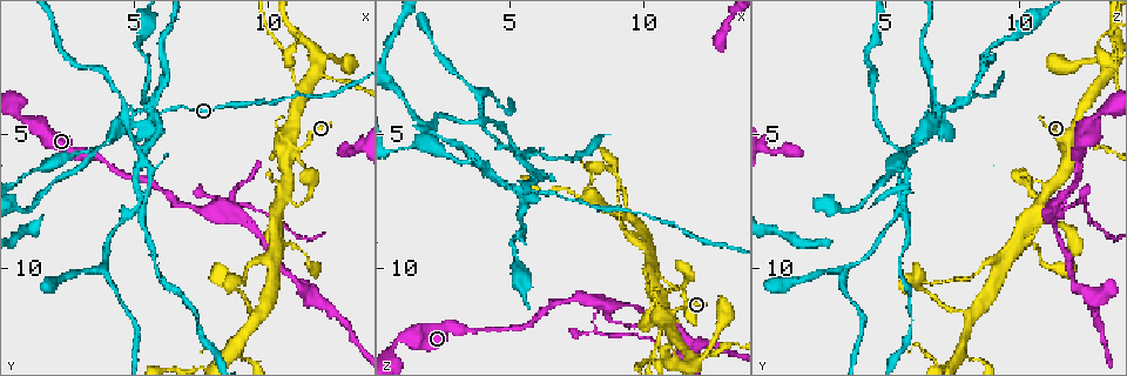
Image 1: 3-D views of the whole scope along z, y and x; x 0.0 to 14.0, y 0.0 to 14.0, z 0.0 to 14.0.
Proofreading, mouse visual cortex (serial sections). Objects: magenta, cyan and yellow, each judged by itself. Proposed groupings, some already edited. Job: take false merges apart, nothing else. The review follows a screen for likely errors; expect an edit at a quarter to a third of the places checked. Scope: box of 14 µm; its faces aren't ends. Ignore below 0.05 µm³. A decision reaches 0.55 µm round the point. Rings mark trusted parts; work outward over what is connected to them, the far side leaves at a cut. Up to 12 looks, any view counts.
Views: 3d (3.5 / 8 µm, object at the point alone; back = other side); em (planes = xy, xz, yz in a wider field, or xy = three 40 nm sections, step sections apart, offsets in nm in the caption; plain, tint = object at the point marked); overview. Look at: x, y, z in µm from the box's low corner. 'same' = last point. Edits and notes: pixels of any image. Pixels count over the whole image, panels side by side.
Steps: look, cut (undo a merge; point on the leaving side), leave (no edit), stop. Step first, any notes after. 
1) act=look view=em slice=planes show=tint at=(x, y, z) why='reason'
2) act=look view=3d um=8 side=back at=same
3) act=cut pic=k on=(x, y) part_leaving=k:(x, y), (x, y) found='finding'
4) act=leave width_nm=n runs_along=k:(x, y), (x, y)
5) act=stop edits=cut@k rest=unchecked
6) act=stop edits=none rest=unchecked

act=look view=3d um=8 at=(8.2, 7.4, 12.2) why='arms part here'

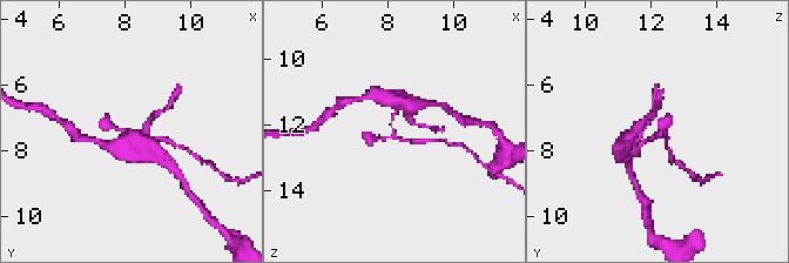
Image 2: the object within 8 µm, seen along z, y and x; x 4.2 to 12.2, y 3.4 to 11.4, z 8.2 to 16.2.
act=look view=em slice=xy step=5 show=tint at=(8.1, 7.5, 12.3)

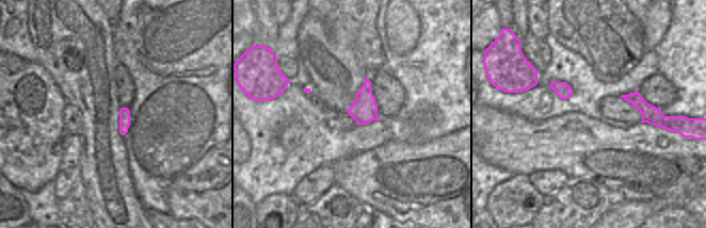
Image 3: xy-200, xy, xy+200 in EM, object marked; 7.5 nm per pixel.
act=leave runs_along=2:(628, 147), (655, 135), (667, 137) found='all the same cell'

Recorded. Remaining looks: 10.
act=look view=3d um=3.5 side=back at=(12.5, 3.0, 13.2) why='narrows sharply'

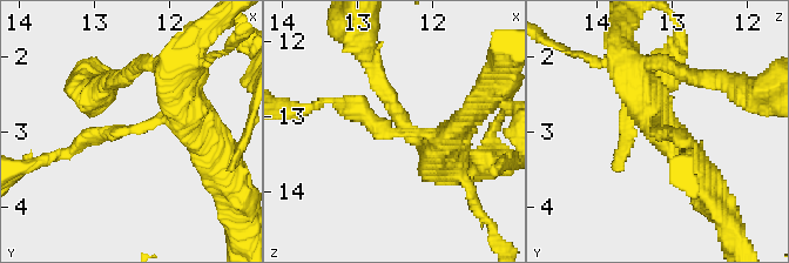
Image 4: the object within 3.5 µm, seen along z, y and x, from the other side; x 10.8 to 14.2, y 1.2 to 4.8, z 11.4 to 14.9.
act=look view=em slice=planes show=plain at=(12.50, 2.95, 13.20)

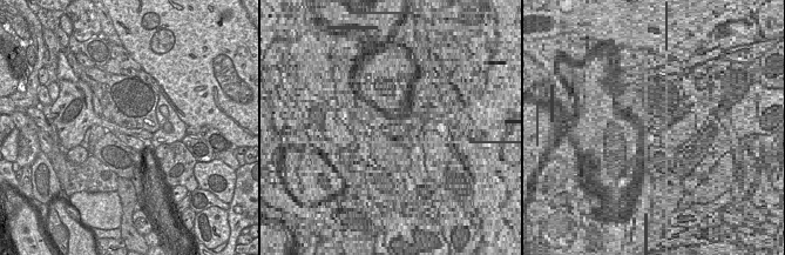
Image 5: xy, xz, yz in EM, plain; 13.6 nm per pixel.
act=look view=em slice=planes show=tint at=same why='where the object lies'

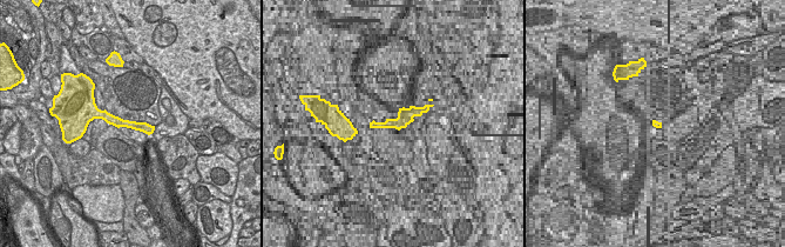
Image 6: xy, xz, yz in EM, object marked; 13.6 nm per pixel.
act=leave arm_widths_nm=200,400 runs_along=4:(191, 120), (184, 106), (66, 149) found='one cell here'

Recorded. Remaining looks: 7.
act=look view=3d um=3.5 at=(10.8, 2.2, 13.3) why='abrupt turn'

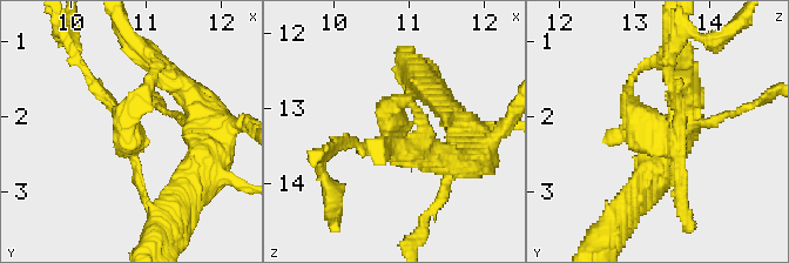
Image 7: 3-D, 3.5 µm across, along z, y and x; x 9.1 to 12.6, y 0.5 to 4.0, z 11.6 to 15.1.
act=look view=em slice=xy step=1 show=tint at=(10.75, 2.30, 13.30)

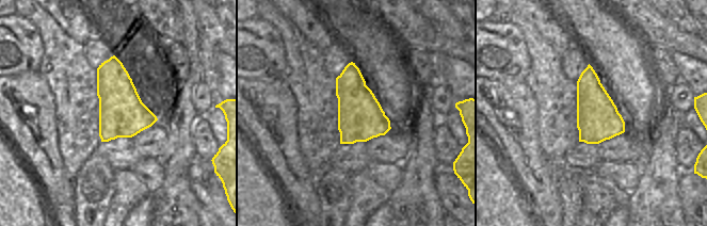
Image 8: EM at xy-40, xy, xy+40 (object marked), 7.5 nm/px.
act=look view=em slice=xy step=5 show=tint at=same

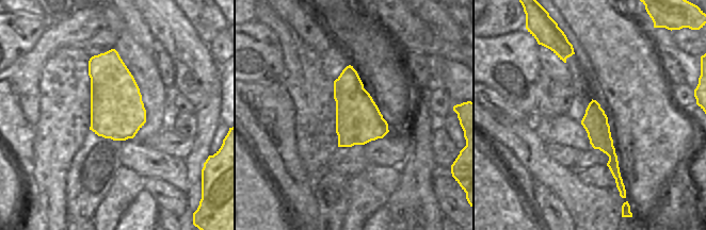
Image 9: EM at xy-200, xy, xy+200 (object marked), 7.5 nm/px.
act=cut pic=7 on=(143, 195) found='a second cell is stuck on'

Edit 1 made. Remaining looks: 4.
act=look view=overview

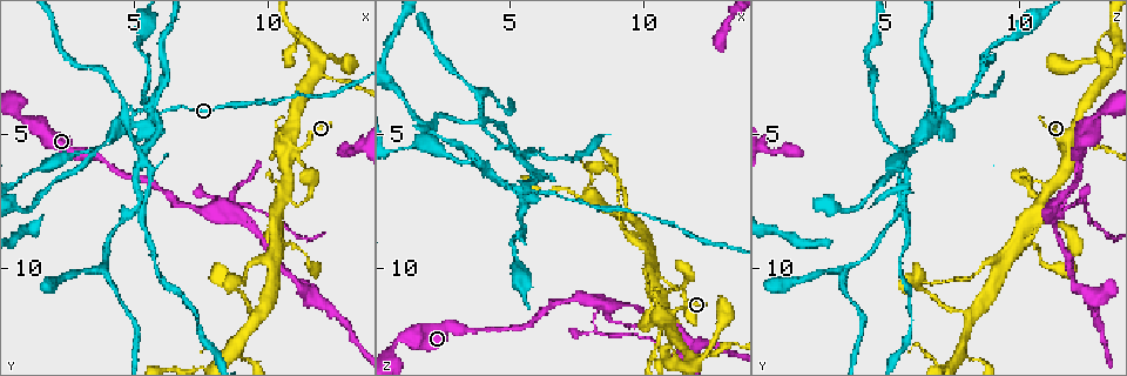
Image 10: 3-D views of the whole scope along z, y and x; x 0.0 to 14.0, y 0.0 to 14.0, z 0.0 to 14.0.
act=look view=3d um=8 at=(10.2, 9.9, 9.4) why='three arms meet'

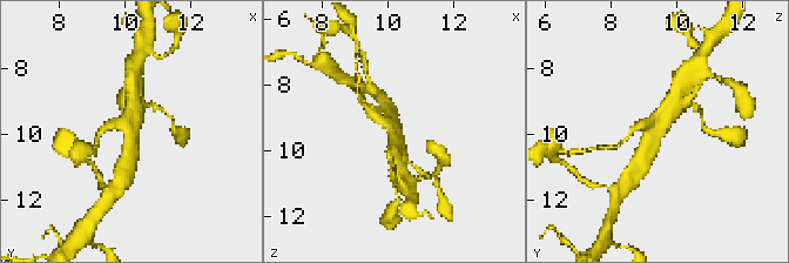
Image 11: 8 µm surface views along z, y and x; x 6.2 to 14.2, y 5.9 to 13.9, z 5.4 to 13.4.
act=look view=3d um=3.5 side=back at=(10.3, 9.9, 9.4) why='zoom in'

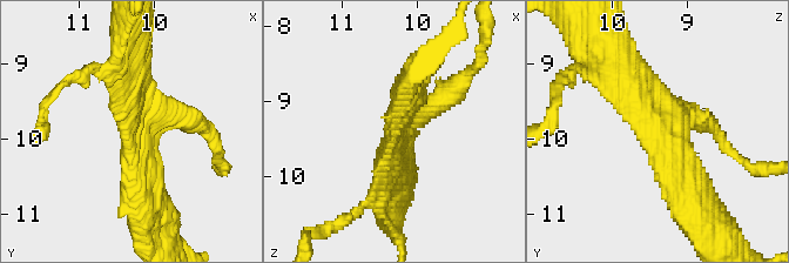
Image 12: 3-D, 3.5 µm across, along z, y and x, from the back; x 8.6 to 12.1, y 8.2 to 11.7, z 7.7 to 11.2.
act=leave arm_widths_nm=300,350,400 runs_along=12:(616, 56), (688, 193) found='continuous, no second cell'

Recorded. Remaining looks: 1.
act=stop edits=cut@7 rest=unchecked

